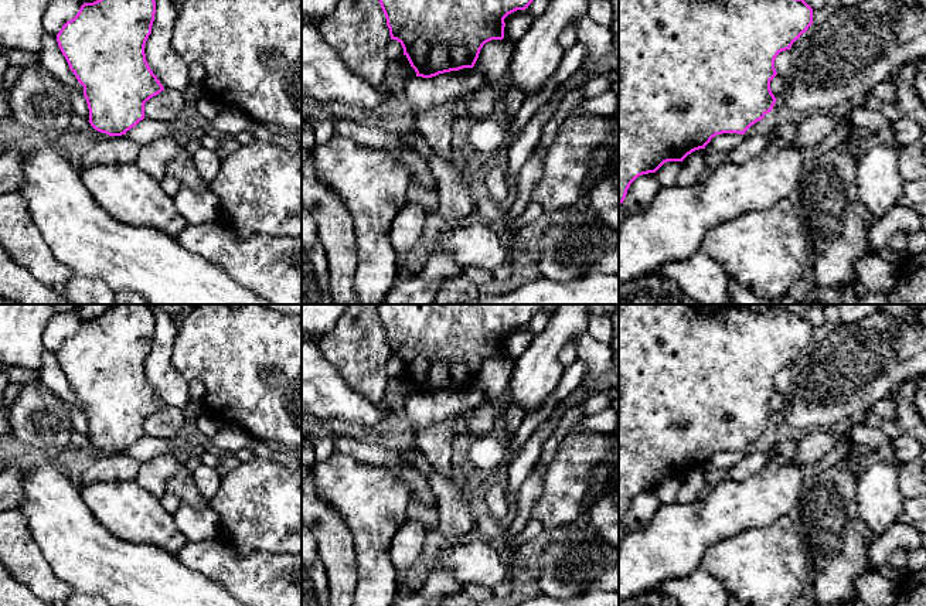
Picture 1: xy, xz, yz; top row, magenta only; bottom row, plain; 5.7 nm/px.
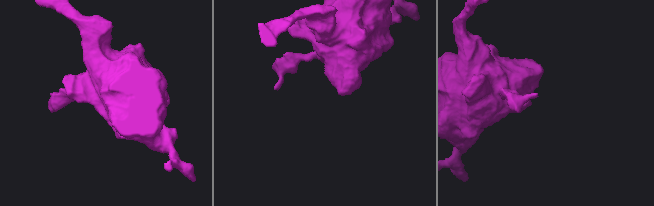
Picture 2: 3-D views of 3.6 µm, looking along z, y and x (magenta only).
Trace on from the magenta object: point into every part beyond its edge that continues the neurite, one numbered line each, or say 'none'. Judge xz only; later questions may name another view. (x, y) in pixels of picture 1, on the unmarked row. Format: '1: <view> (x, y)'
none

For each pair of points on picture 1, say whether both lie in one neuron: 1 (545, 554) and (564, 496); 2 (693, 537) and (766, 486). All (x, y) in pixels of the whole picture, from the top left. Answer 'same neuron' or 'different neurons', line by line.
1: different neurons
2: same neuron

